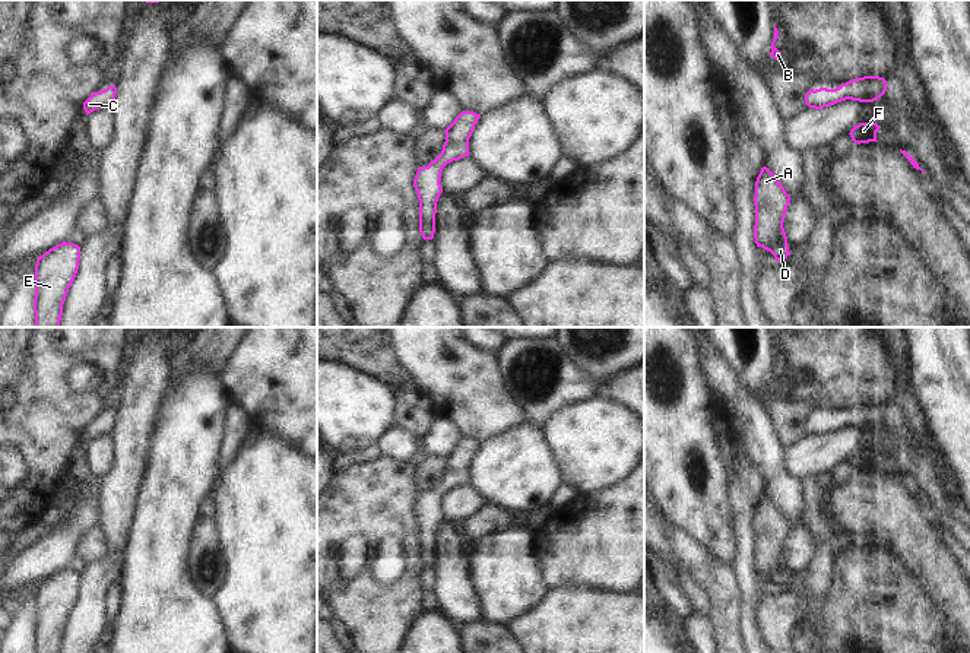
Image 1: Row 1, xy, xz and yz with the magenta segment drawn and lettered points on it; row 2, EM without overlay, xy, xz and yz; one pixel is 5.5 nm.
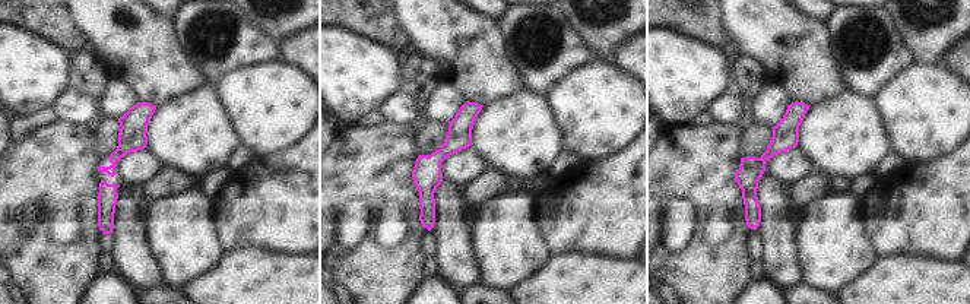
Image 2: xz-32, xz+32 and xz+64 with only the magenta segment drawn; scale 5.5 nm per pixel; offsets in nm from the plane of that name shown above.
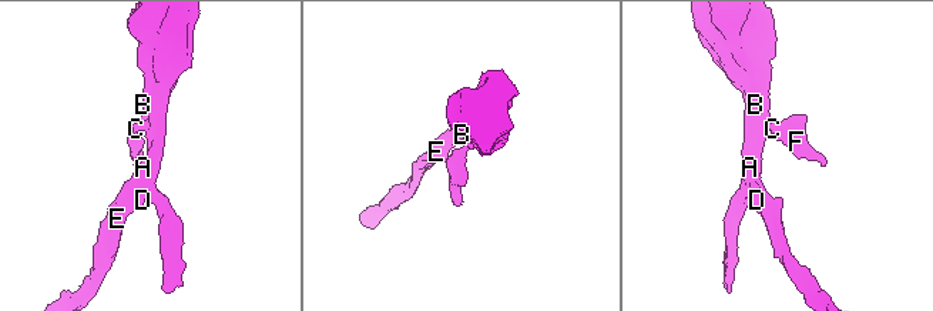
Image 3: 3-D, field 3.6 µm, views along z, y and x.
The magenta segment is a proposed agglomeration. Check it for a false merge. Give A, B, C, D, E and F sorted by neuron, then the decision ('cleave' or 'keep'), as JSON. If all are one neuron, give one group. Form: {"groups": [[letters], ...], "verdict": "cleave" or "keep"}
{"groups": [["A", "B", "C", "D", "E", "F"]], "verdict": "keep"}

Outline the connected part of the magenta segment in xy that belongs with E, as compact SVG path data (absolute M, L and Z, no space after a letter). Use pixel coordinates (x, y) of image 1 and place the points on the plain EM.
M63 568L37 586L35 653L60 653L63 631L80 587L80 574Z

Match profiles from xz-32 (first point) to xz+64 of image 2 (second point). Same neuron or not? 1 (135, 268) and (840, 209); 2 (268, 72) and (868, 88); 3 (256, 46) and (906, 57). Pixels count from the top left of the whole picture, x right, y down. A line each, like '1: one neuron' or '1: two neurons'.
1: two neurons
2: two neurons
3: one neuron

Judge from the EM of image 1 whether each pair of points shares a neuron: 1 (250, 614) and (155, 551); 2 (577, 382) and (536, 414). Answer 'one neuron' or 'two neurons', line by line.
1: two neurons
2: one neuron

